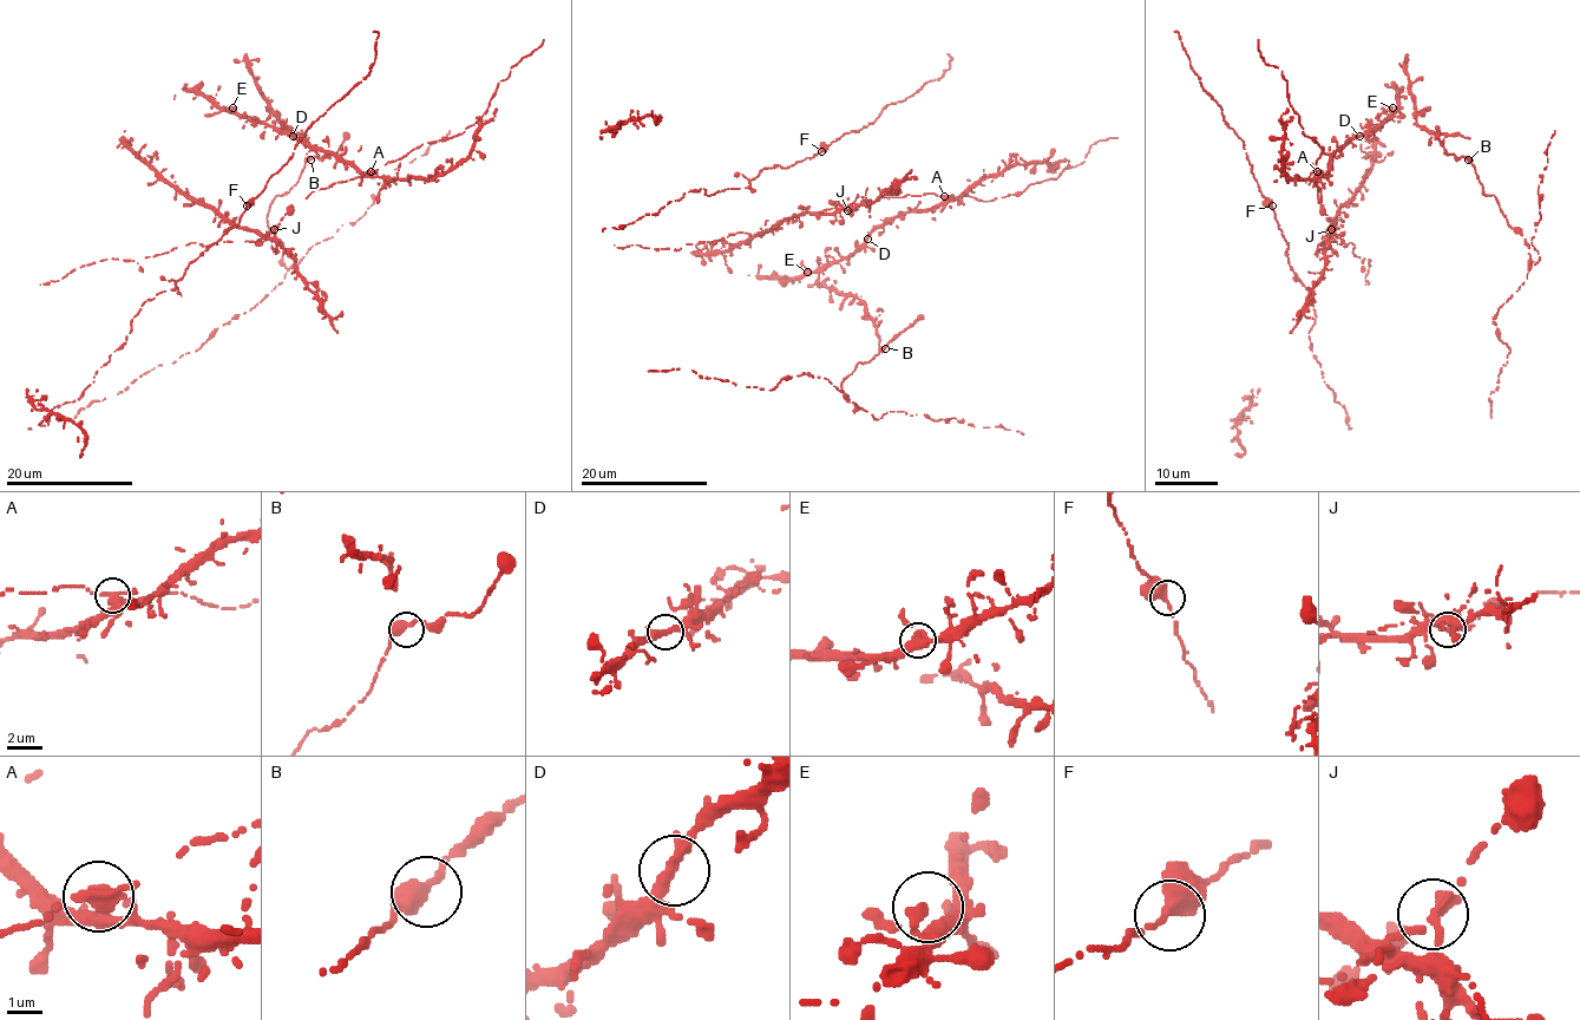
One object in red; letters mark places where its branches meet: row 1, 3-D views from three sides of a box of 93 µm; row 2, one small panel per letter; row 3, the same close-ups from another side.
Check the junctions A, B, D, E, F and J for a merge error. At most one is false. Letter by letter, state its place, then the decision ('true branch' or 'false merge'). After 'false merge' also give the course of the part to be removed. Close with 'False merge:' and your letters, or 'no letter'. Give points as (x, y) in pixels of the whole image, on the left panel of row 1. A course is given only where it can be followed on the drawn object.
A: at (371, 171); true branch
B: at (310, 159); true branch
D: at (293, 136); true branch
E: at (233, 108); true branch
F: at (247, 206); true branch
J: at (274, 229); true branch
False merge: no letter

